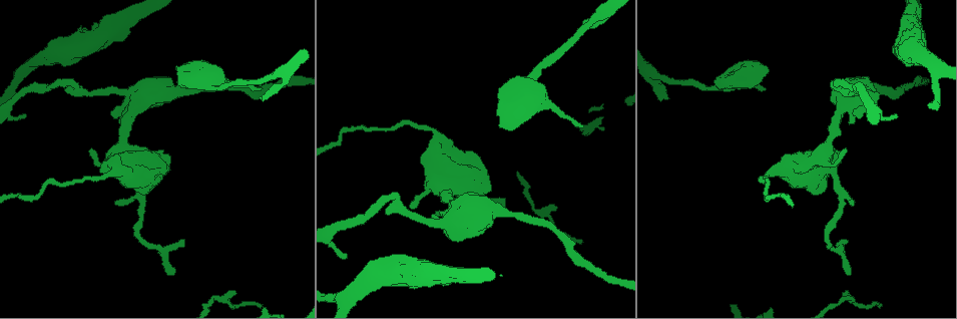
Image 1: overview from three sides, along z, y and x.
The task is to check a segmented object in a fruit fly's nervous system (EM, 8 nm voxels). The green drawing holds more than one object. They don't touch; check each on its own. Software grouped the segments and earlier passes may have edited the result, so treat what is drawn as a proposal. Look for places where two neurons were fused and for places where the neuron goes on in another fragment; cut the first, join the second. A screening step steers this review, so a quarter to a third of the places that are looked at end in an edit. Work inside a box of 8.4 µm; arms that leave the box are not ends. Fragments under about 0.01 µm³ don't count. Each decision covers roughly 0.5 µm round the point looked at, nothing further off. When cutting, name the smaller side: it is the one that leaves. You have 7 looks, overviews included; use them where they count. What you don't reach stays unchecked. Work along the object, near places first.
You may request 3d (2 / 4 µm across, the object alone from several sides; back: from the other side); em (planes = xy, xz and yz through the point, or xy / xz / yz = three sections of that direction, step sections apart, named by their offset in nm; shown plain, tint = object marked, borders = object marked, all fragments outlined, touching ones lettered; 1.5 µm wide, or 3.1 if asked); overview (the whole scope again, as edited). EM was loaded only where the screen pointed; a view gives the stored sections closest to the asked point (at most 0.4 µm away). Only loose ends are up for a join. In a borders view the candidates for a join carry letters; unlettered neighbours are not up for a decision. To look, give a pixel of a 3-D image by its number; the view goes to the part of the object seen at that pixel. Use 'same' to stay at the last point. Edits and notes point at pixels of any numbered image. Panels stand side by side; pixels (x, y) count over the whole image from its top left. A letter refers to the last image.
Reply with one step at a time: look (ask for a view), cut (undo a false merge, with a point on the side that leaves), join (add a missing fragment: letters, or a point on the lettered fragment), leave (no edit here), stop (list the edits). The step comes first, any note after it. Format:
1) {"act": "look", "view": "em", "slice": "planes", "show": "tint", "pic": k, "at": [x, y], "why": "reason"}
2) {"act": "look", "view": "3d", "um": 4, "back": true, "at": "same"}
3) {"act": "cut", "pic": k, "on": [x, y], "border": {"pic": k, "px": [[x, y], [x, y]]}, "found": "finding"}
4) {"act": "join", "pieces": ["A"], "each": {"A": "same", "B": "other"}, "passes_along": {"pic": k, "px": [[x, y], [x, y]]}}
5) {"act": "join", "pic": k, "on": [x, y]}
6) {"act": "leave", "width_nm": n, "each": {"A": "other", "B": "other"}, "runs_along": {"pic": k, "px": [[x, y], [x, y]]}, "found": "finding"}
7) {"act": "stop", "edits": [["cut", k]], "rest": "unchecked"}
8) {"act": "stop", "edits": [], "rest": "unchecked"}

{"act": "look", "view": "em", "slice": "planes", "show": "borders", "pic": 1, "at": [934, 67], "why": "thick turns thin"}

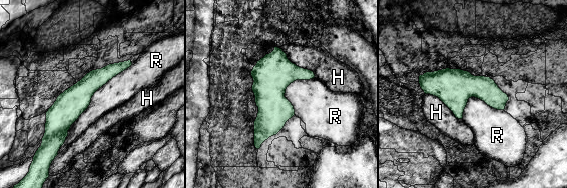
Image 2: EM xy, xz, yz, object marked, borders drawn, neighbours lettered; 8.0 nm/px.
{"act": "leave", "each": {"H": "other", "R": "other"}, "border": {"pic": 2, "px": [[132, 64], [94, 93], [57, 153]]}, "found": "all the same neuron"}

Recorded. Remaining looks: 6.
{"act": "look", "view": "em", "slice": "planes", "show": "tint", "pic": 1, "at": [832, 81], "why": "sharp bend"}

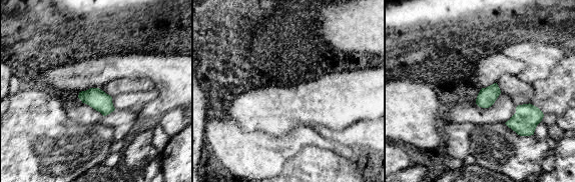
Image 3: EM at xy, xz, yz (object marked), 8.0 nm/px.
{"act": "look", "view": "em", "slice": "planes", "show": "borders", "at": "same"}

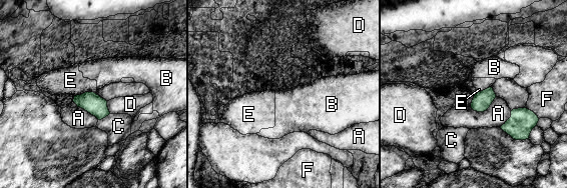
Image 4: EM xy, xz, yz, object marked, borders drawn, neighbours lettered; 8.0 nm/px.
{"act": "leave", "width_nm": 150, "each": {"A": "other", "B": "other", "C": "other", "D": "other", "E": "other", "F": "other"}, "found": "continuous, no second neuron"}

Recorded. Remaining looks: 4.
{"act": "look", "view": "3d", "um": 2, "back": true, "pic": 1, "at": [437, 212], "why": "free end"}

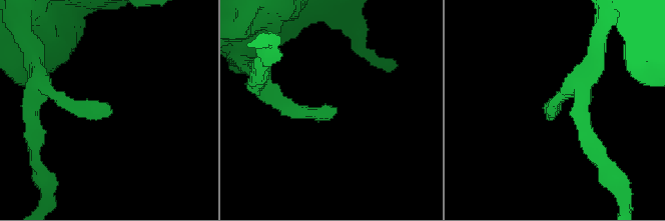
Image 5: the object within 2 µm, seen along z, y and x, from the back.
{"act": "look", "view": "em", "slice": "planes", "show": "borders", "pic": 5, "at": [335, 113]}

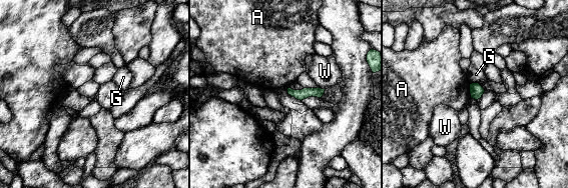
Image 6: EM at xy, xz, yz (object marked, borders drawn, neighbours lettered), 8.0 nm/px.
{"act": "leave", "longest_contact_nm": ["A", 110], "each": {"A": "other", "G": "other", "W": "other"}, "runs_along": {"pic": 6, "px": [[290, 91], [293, 93], [321, 91]]}, "found": "none of them fits"}

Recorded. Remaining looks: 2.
{"act": "stop", "edits": [], "rest": "unchecked"}

